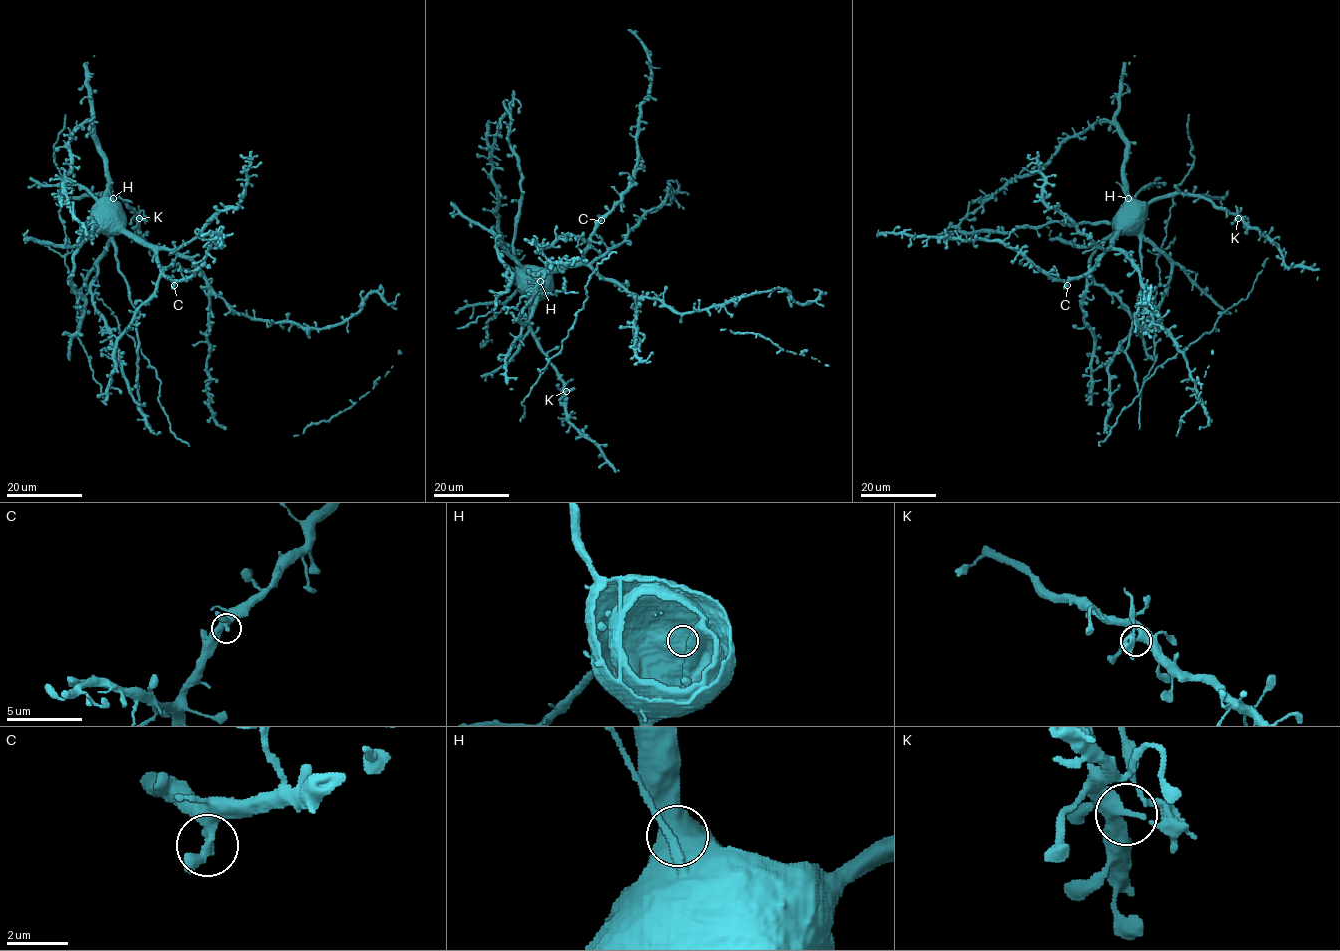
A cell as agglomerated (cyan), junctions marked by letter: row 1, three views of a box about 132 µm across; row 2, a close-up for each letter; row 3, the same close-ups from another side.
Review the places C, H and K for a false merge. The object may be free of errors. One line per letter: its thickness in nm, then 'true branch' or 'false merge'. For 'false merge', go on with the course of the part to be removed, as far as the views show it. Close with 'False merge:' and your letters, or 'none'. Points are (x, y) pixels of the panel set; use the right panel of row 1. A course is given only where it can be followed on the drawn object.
C: 240 nm thick; true branch
H: 240 nm thick; true branch
K: 300 nm thick; false merge; foreign part runs (1238, 219), (1235, 205)
False merge: K

